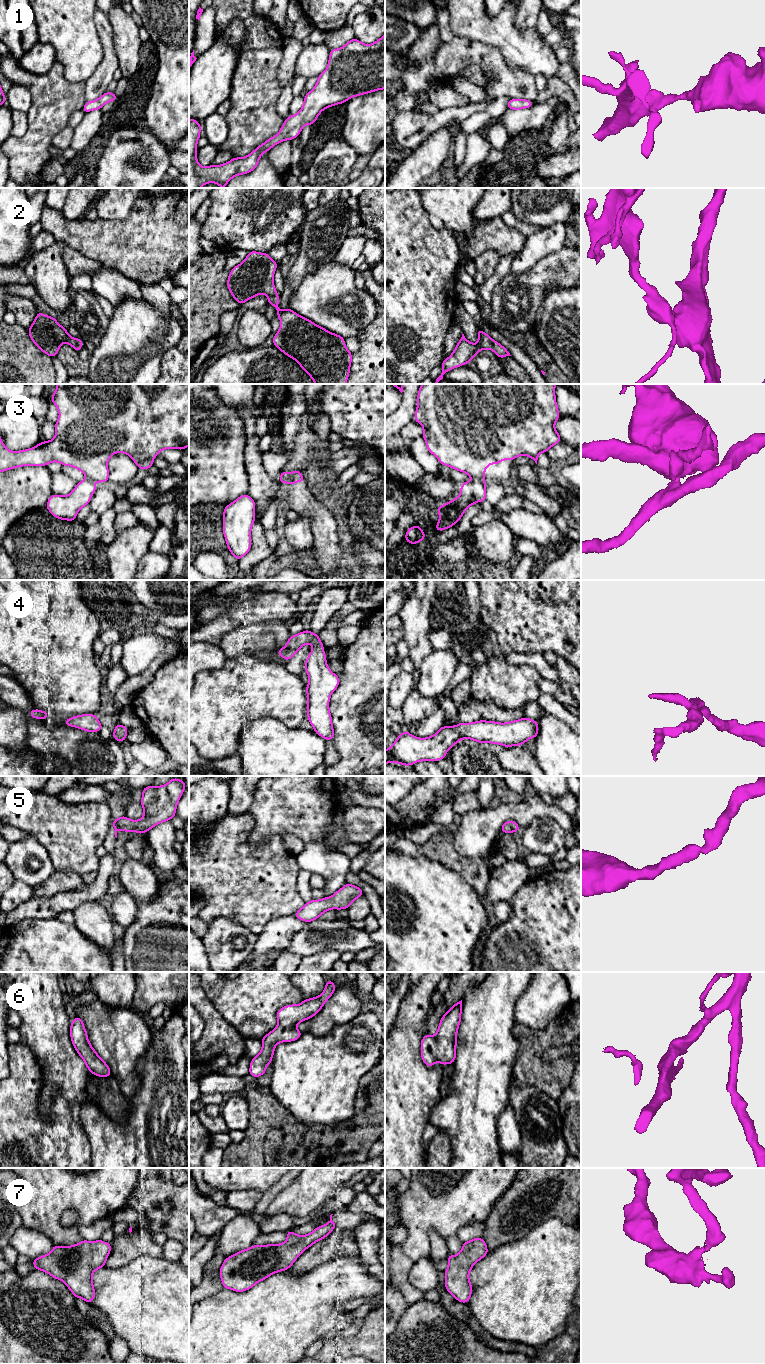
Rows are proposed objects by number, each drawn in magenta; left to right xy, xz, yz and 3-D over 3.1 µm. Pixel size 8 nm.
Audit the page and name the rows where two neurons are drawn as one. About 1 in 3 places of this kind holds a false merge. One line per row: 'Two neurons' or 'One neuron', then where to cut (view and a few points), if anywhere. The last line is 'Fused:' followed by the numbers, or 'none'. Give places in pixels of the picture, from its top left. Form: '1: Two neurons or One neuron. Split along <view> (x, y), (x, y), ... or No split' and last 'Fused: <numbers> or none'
1: One neuron. No split
2: One neuron. No split
3: Two neurons. Split along yz (473, 479), (481, 479), (483, 481)
4: One neuron. No split
5: One neuron. No split
6: One neuron. No split
7: One neuron. No split
Fused: 3

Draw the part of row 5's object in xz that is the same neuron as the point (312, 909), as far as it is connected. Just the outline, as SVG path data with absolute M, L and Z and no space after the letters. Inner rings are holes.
M346 883L331 897L306 902L305 905L294 914L294 916L308 923L318 919L328 910L334 908L337 910L348 909L349 905L362 895L364 895L364 893L361 888Z

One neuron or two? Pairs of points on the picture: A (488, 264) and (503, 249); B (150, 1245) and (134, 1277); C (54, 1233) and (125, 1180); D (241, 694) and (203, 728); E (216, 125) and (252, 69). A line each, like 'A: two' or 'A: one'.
A: two
B: two
C: one
D: one
E: two

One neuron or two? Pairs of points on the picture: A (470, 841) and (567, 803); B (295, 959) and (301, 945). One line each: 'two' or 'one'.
A: two
B: two

